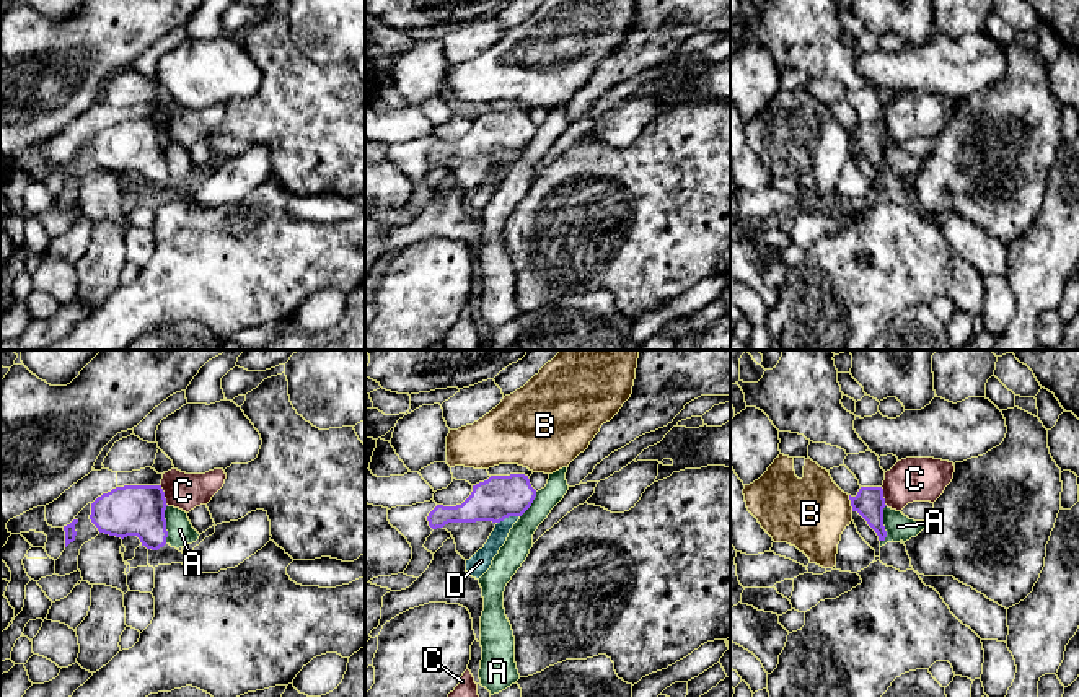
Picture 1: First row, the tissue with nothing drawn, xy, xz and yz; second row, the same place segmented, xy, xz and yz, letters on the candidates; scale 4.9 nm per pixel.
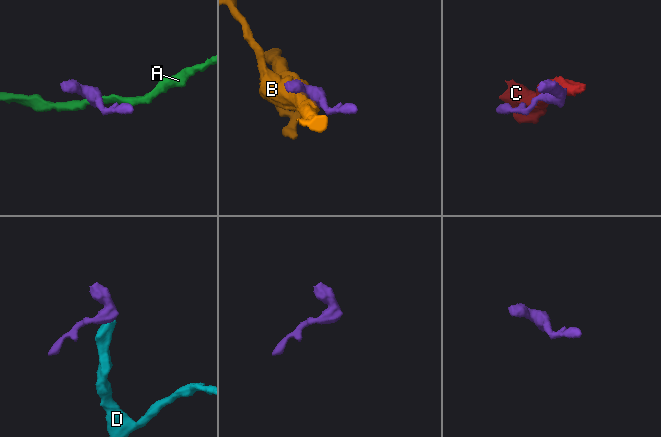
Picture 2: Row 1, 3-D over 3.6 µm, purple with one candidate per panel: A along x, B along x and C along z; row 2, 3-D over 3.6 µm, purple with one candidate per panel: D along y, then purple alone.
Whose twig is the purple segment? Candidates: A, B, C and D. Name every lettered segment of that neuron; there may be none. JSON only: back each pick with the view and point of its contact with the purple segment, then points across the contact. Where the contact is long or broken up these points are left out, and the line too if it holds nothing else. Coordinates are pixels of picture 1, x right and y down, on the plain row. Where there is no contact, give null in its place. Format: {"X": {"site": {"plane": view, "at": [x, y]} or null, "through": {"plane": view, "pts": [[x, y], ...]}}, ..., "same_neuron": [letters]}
{"D": {"site": {"plane": "xz", "at": [507, 152]}, "through": {"plane": "xz", "pts": [[499, 132], [504, 137], [507, 152], [497, 175], [483, 194]]}}, "same_neuron": ["D"]}

